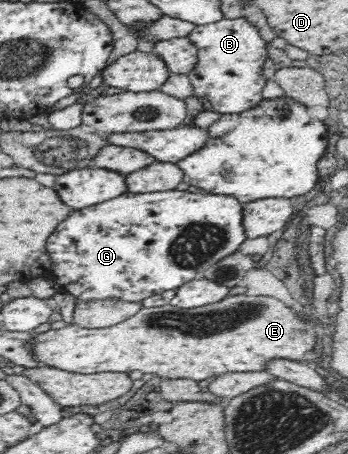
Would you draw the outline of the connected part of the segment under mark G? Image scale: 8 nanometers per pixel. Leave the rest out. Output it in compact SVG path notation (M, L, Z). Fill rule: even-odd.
M184 187L139 194L125 191L114 199L73 211L58 226L51 232L51 240L47 240L51 277L58 291L68 292L83 303L103 300L139 303L149 296L176 290L239 250L246 239L242 203L232 196L193 193Z

